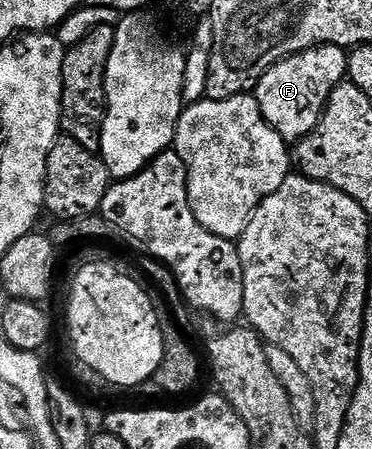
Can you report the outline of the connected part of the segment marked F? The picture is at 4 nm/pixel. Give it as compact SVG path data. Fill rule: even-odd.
M320 44L317 48L310 48L304 52L298 52L296 56L287 56L281 62L277 62L268 72L259 79L259 85L254 90L255 100L259 104L261 114L267 119L267 125L281 138L288 142L304 140L311 131L319 125L323 117L323 109L327 106L333 90L344 83L347 75L348 53L338 48L336 44Z

